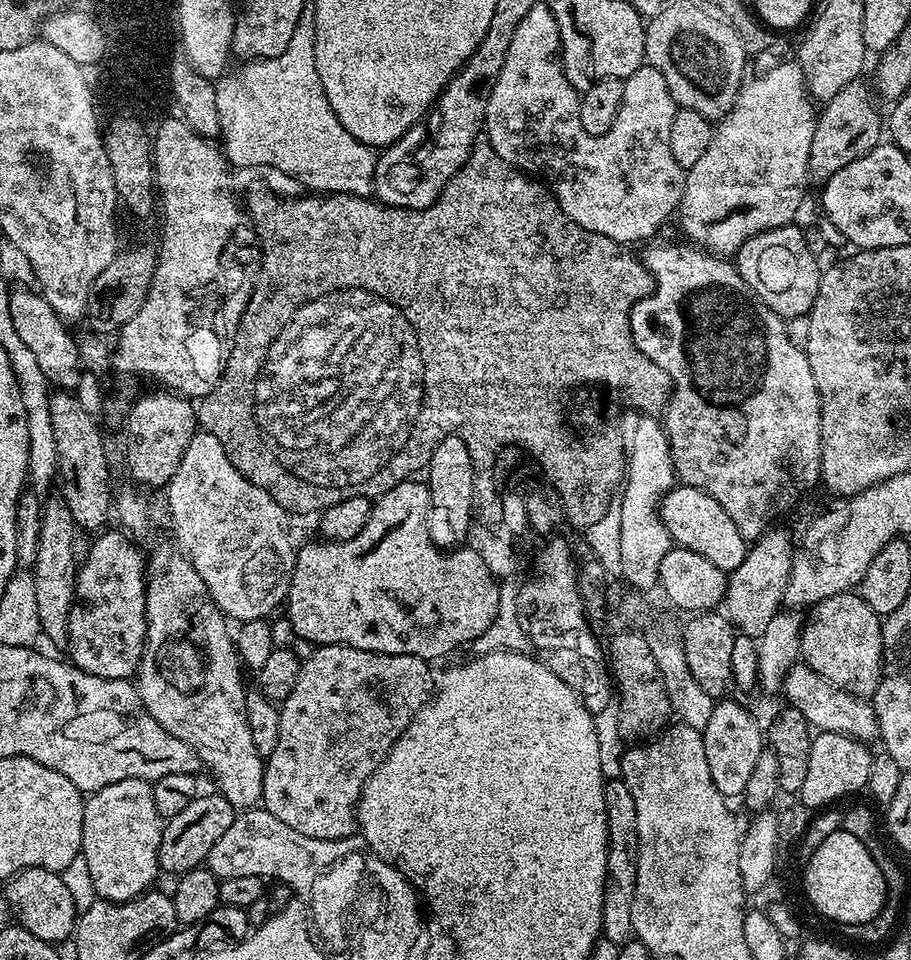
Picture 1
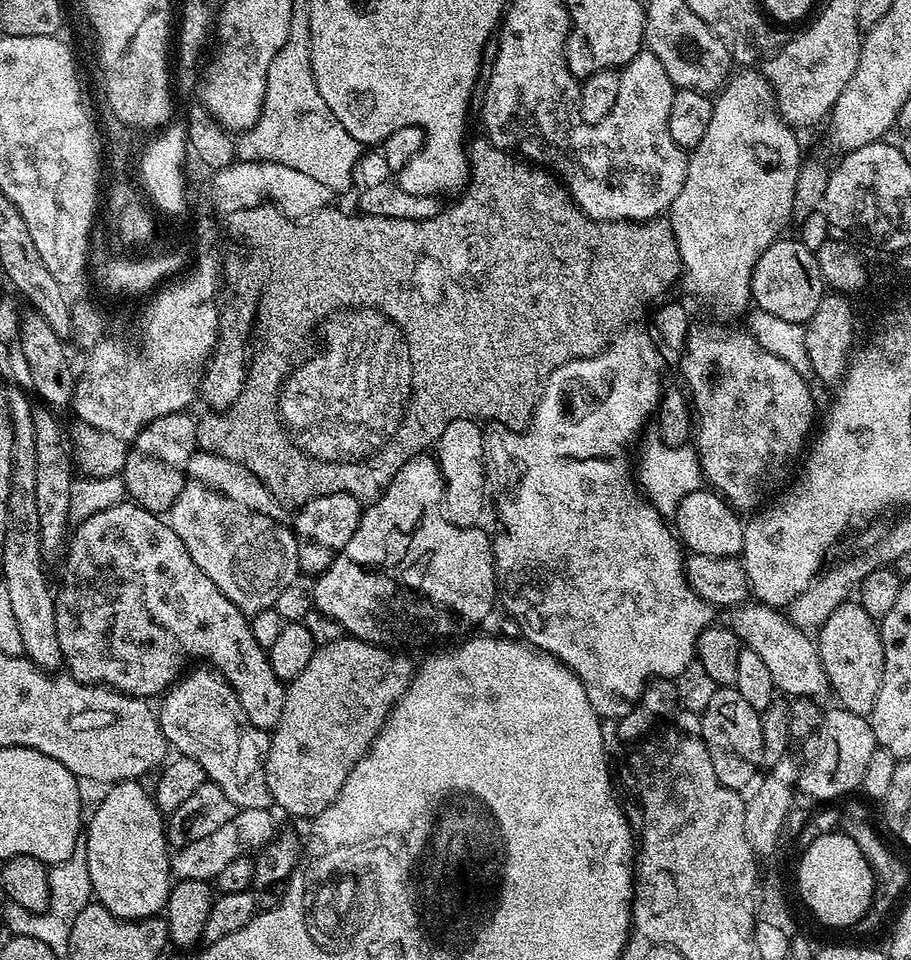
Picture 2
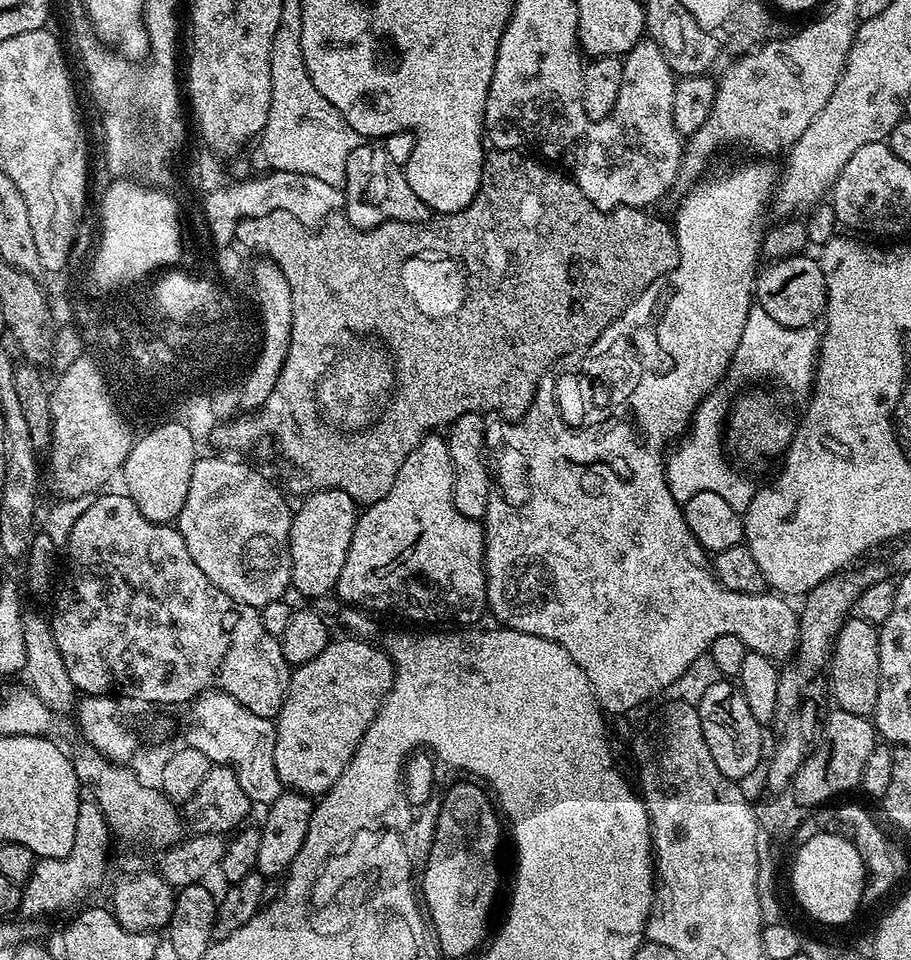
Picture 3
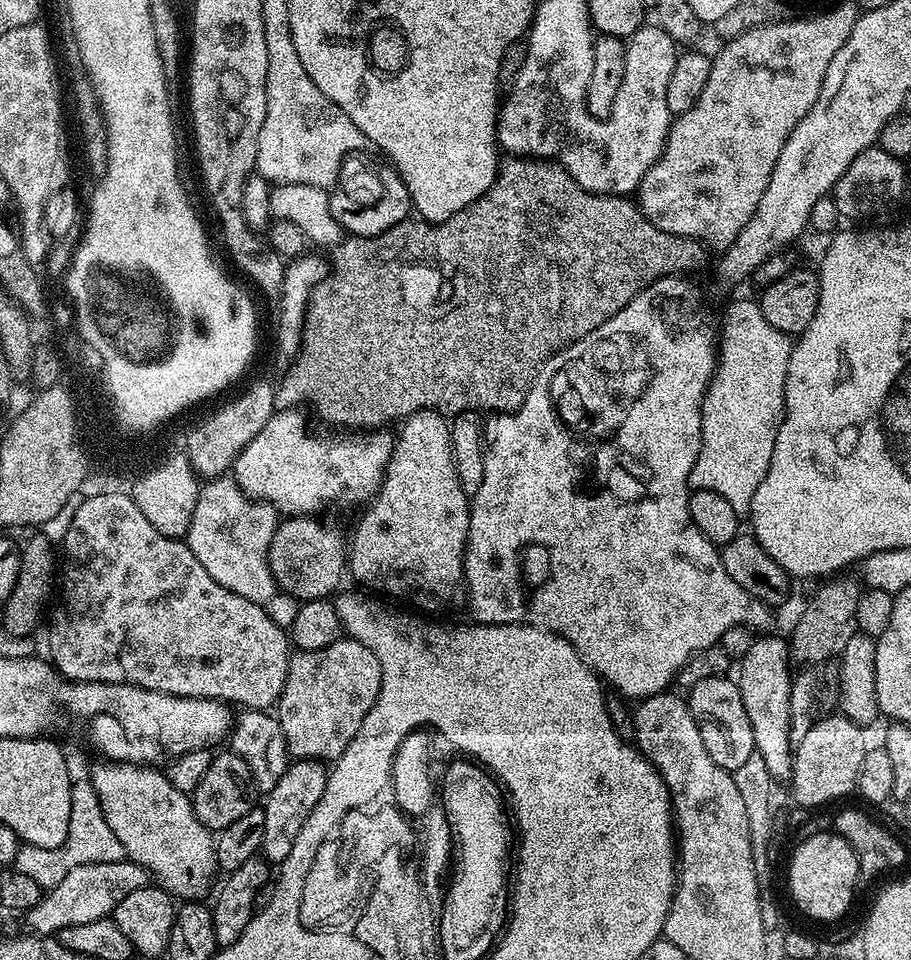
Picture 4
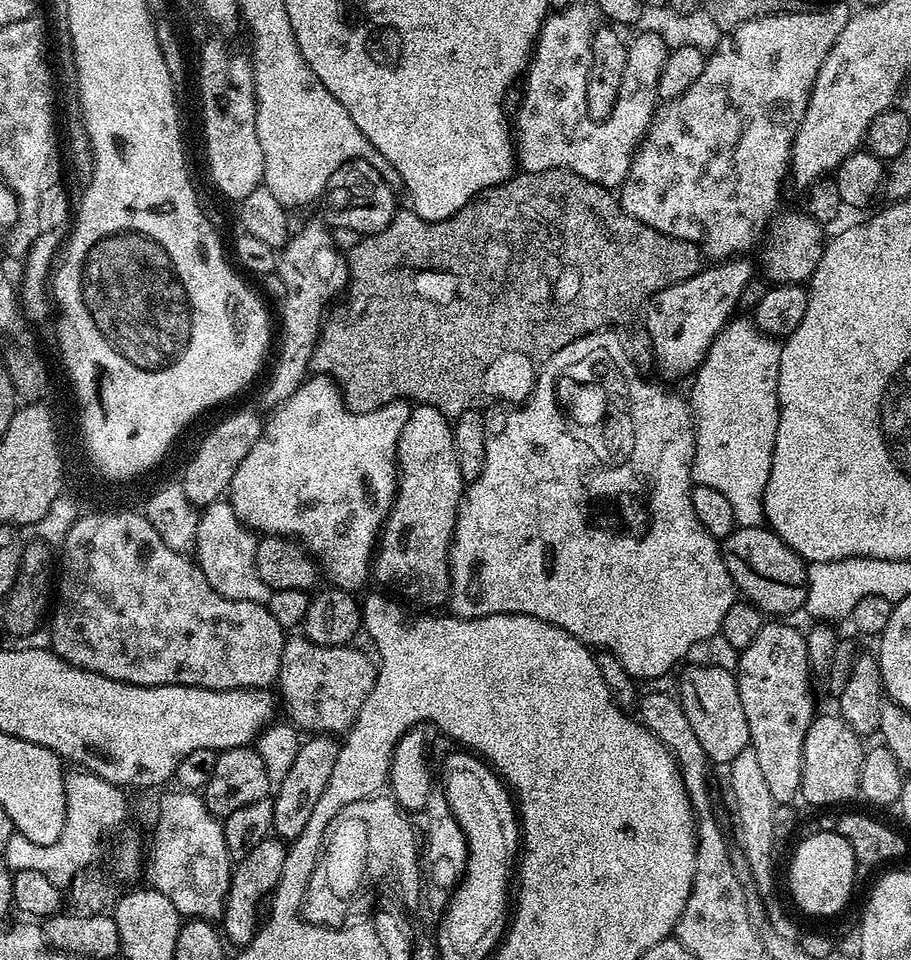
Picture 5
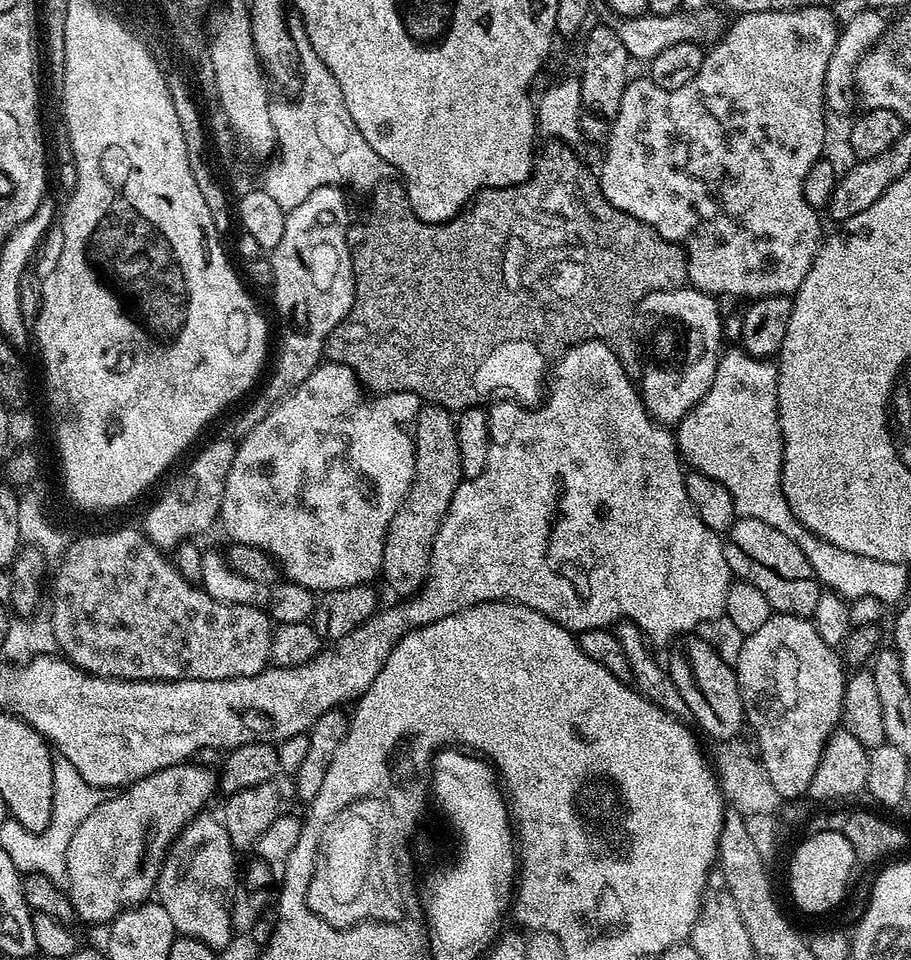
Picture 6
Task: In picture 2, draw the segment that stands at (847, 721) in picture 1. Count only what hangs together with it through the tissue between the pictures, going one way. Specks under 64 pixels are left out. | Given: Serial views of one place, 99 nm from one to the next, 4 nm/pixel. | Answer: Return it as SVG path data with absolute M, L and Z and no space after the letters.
M748 602L737 607L732 614L732 631L740 637L743 647L754 650L754 654L766 662L766 670L770 670L770 678L777 693L788 698L821 698L829 695L828 679L820 661L817 641L809 633L796 628L781 609L769 608L759 602Z

